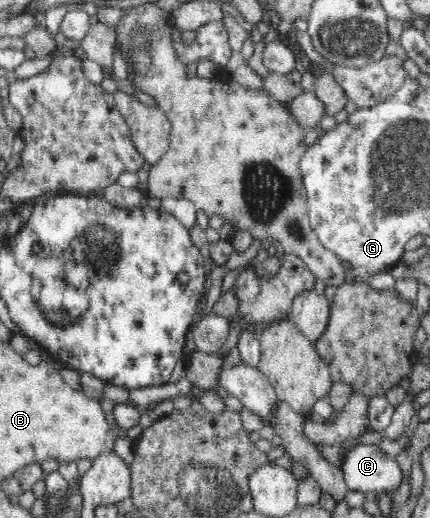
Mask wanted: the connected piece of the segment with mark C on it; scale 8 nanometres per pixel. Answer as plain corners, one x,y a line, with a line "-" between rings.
355,445
342,460
340,469
343,471
344,482
347,489
367,493
370,491
392,492
399,489
403,480
403,472
397,464
395,457
387,455
377,445

